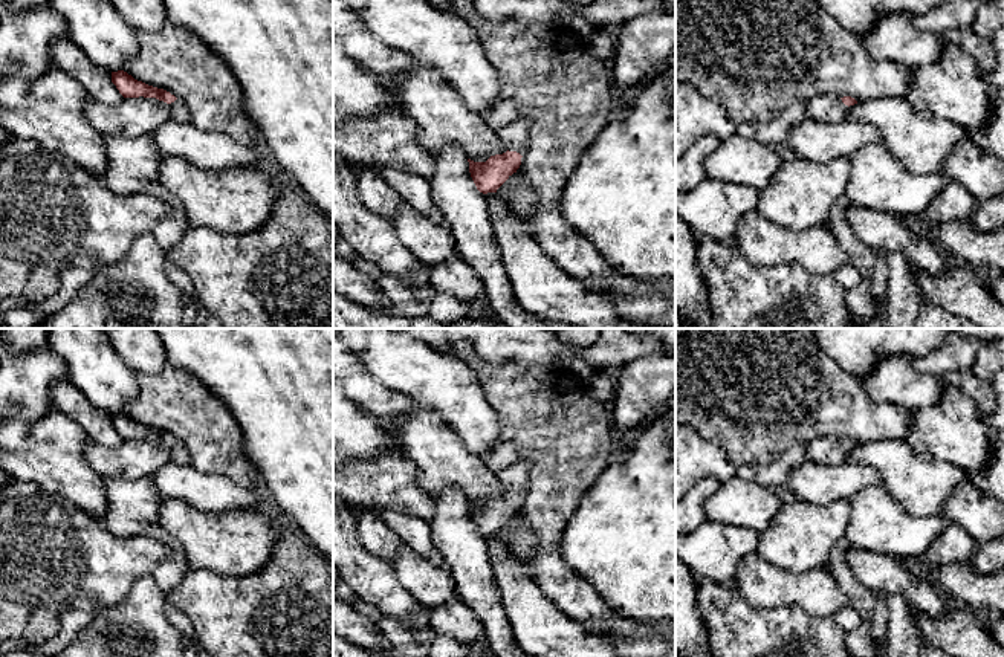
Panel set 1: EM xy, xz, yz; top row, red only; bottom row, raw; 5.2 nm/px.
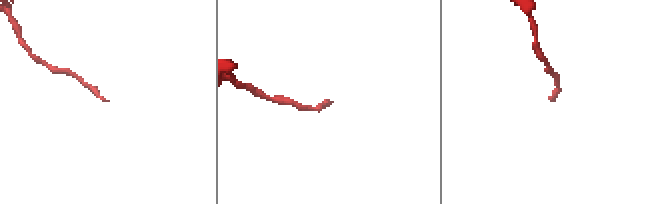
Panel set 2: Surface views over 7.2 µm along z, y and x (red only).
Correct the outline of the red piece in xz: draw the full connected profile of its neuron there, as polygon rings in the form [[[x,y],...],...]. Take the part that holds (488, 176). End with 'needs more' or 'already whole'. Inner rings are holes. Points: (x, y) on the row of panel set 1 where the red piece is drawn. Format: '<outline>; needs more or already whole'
[[[518,119],[497,133],[507,148],[506,153],[491,156],[486,162],[468,159],[471,177],[480,193],[497,193],[517,173],[526,153],[527,131],[527,121]]]; needs more

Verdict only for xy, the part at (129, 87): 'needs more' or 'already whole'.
needs more

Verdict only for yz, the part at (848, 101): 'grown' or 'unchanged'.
grown

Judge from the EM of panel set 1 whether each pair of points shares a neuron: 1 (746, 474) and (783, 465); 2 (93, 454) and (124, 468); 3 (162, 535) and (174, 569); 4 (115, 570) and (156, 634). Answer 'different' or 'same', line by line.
1: same
2: same
3: same
4: different

